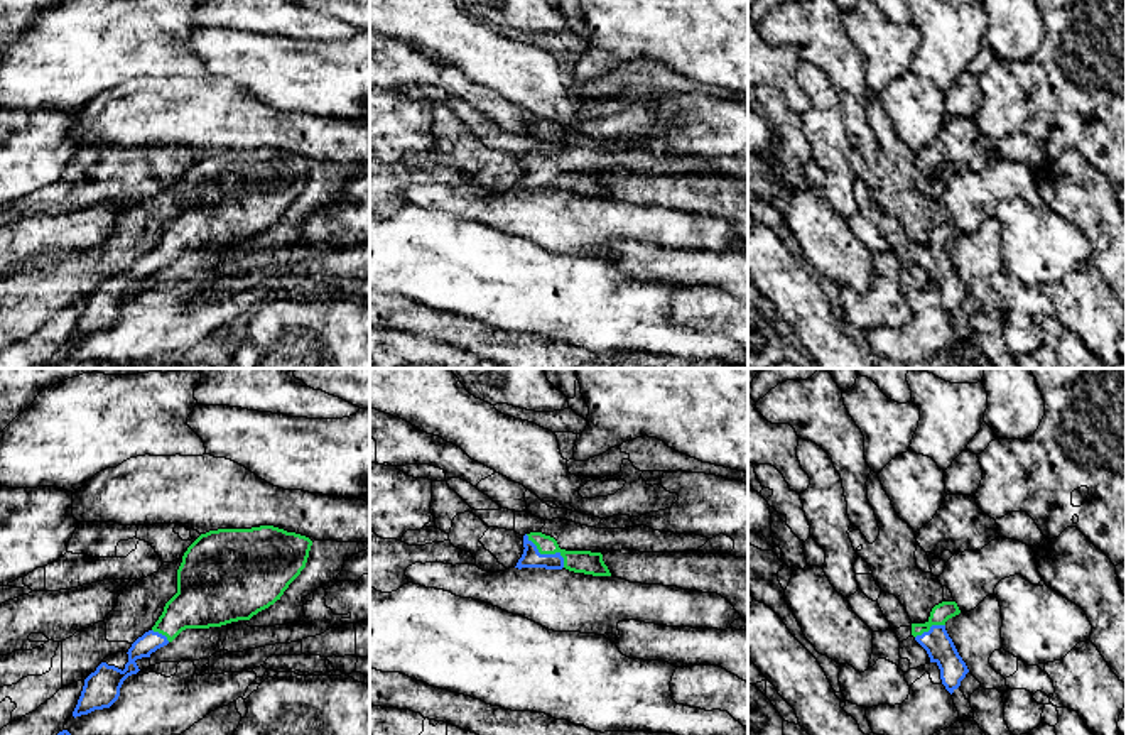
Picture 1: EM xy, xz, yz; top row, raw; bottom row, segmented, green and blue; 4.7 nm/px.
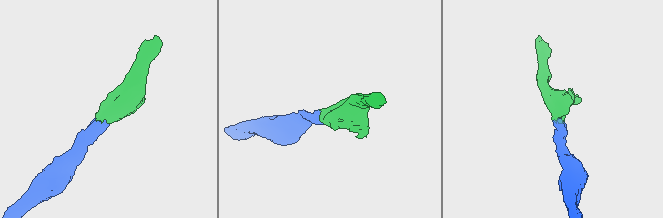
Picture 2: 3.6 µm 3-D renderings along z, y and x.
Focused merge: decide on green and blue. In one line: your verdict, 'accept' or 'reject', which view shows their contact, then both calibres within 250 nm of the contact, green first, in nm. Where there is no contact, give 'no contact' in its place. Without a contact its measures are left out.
accept; contact in xz; calibres 110 and 90 nm

